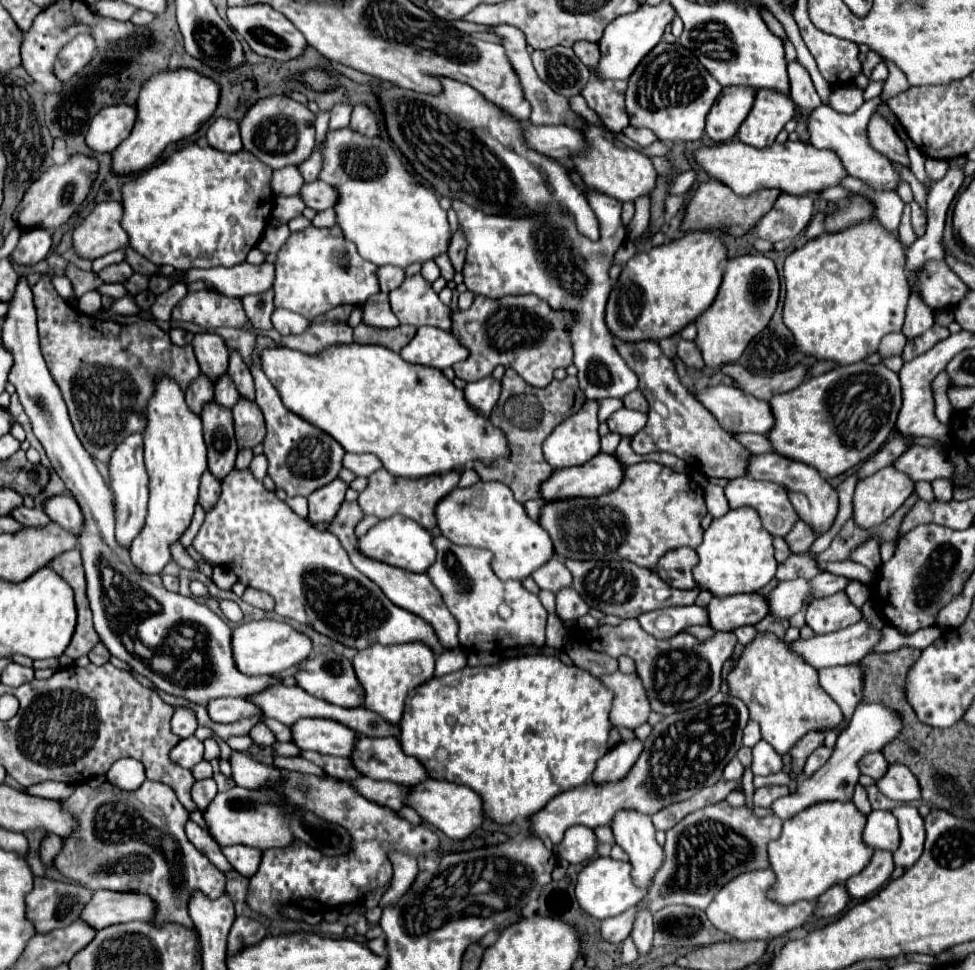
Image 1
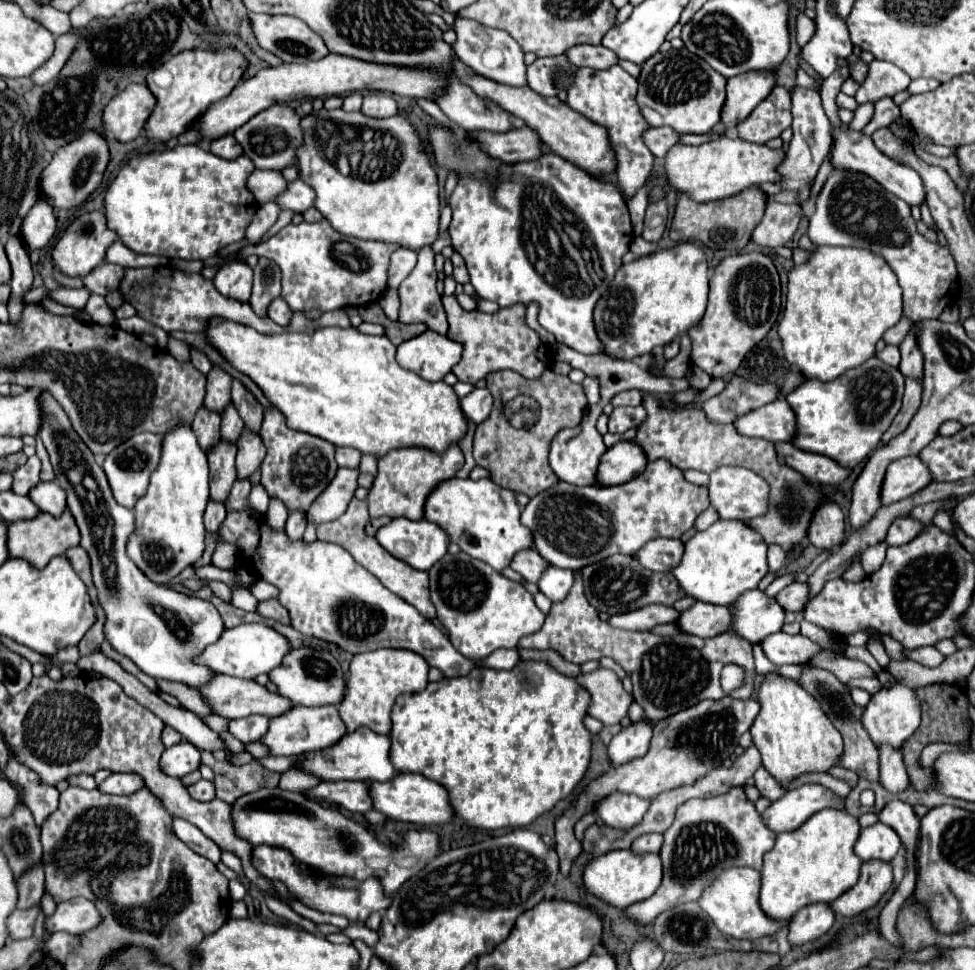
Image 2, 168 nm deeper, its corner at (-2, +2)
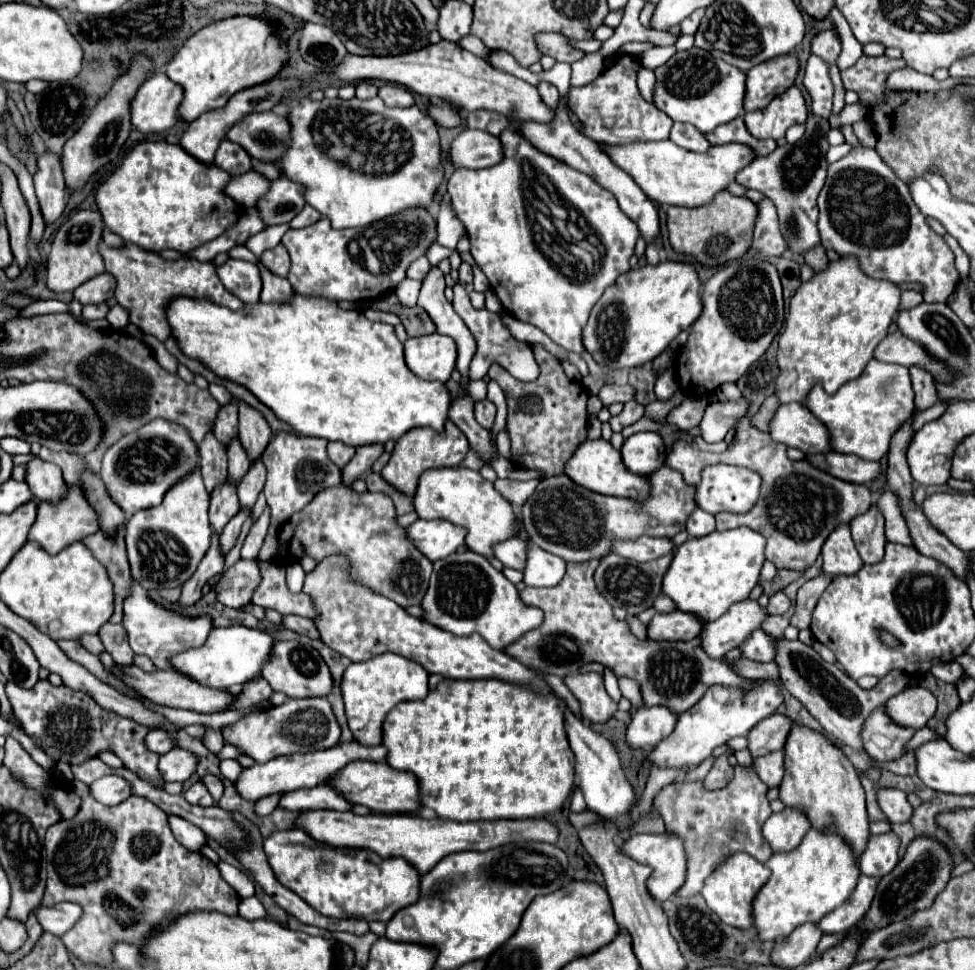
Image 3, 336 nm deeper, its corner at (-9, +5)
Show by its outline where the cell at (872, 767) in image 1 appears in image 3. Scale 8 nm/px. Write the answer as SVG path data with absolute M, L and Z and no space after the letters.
M783 637L775 639L775 663L779 667L779 679L785 685L785 689L797 701L803 703L803 707L823 725L823 729L857 749L863 749L859 737L863 721L871 715L873 709L883 705L891 695L903 691L909 681L905 673L891 671L873 689L865 691L847 675L843 675L843 671L837 665L823 661L813 651L813 647L807 647L801 641L787 641Z

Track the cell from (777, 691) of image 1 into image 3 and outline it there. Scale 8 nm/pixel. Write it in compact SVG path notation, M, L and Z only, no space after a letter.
M795 725L789 733L785 743L785 777L779 787L779 799L785 807L801 809L813 829L837 833L853 851L855 861L859 861L871 835L865 811L865 791L853 763L843 755L843 751L813 729Z

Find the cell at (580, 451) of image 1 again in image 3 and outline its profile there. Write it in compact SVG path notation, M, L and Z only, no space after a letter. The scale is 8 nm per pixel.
M587 439L583 445L579 445L575 455L565 463L565 473L575 483L587 487L589 491L595 491L601 495L613 495L613 497L629 497L635 501L643 501L645 493L647 493L645 489L651 487L647 477L627 471L627 467L623 465L621 453L617 449L613 449L609 441L603 441L603 439L595 439L595 441Z

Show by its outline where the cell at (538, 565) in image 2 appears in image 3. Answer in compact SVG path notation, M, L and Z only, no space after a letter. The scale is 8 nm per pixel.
M511 537L511 539L505 539L501 543L495 543L493 555L505 567L523 571L525 569L525 547L527 547L527 541L523 541L521 537Z

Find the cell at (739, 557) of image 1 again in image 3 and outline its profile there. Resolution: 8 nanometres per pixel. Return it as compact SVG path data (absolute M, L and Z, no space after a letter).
M749 527L691 537L675 549L675 557L663 577L663 595L671 597L679 611L691 613L705 623L715 621L733 603L749 597L759 581L759 571L765 561L763 549L765 537Z

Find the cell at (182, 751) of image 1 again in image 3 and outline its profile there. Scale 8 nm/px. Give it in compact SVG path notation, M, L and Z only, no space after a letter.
M173 747L169 753L161 755L159 759L159 773L165 781L187 781L197 767L197 759L193 753L181 749L181 747Z

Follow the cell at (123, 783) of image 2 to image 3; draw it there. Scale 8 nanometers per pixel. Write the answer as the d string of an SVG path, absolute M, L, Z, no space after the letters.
M107 775L103 779L97 779L95 783L89 785L89 791L91 791L91 797L103 805L123 803L123 799L131 795L129 783L117 775Z

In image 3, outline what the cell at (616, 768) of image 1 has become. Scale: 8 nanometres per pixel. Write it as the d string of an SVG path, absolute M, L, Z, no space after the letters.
M641 707L627 727L627 743L635 749L651 749L675 729L675 723L677 715L667 707Z

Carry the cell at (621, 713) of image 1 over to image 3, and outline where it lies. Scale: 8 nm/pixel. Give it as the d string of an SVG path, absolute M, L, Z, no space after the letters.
M577 673L563 679L569 691L581 705L581 717L589 723L603 723L617 711L617 703L611 701L603 687L599 673Z

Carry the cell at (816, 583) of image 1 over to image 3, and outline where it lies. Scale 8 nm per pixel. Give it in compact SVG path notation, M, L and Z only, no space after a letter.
M779 591L773 597L769 597L767 613L771 613L771 615L783 615L789 607L791 607L791 601L787 599L787 595L783 591Z

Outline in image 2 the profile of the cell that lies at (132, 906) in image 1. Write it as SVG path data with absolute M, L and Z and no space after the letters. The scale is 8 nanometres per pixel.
M72 898L60 902L56 912L46 920L46 928L50 932L70 932L84 934L100 924L100 912L86 898Z

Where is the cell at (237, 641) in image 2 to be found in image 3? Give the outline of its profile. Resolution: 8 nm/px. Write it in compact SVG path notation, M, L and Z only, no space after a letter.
M245 625L219 627L211 631L203 647L195 647L175 655L175 659L171 659L171 669L191 679L197 679L197 683L203 683L205 687L225 689L229 685L237 685L253 679L261 671L263 663L269 661L271 649L273 649L273 637L265 631L249 629Z

